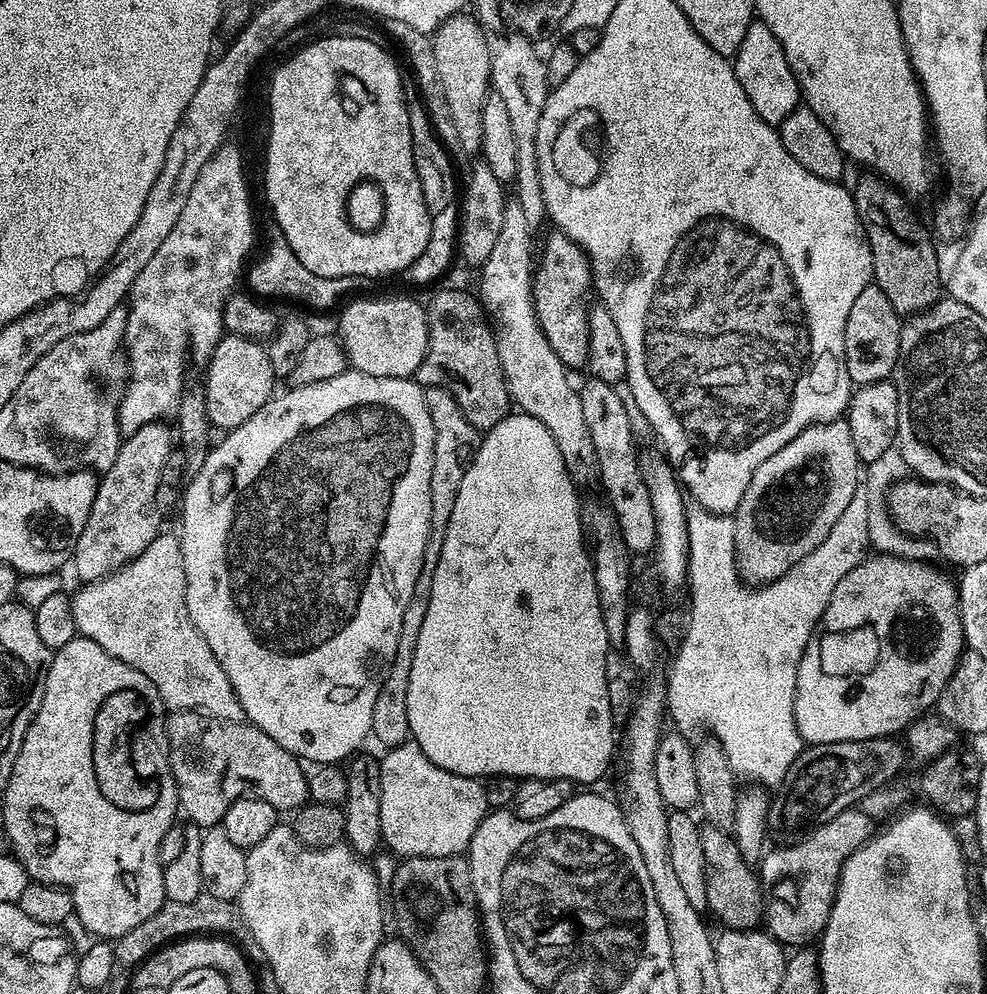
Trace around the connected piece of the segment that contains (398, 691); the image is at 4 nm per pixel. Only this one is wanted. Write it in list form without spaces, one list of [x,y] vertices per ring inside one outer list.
[[[424,388],[424,397],[426,410],[430,410],[430,422],[434,422],[434,470],[430,472],[430,534],[422,558],[422,570],[418,574],[418,582],[414,582],[414,594],[410,594],[406,614],[402,614],[398,650],[394,654],[392,665],[384,674],[382,690],[378,690],[378,698],[374,702],[371,739],[384,744],[385,749],[397,748],[412,734],[410,714],[406,714],[406,690],[410,690],[410,666],[414,662],[414,646],[422,631],[422,621],[426,618],[426,606],[430,606],[434,569],[438,567],[438,558],[442,554],[442,542],[446,538],[446,526],[454,511],[454,502],[458,499],[458,489],[462,487],[462,474],[466,474],[468,463],[476,457],[482,439],[480,429],[470,423],[466,414],[462,414],[462,406],[454,402],[454,398],[445,388]]]

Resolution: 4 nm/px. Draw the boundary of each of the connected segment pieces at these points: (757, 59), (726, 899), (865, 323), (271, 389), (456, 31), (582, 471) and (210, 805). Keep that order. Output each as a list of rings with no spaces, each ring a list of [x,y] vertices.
[[[753,19],[750,30],[746,30],[742,37],[742,46],[738,46],[732,69],[742,90],[746,90],[746,98],[750,98],[750,106],[758,110],[758,118],[767,124],[778,126],[795,108],[801,107],[800,87],[790,70],[790,62],[786,62],[782,42],[774,38],[770,26],[763,24],[760,19]]]
[[[701,827],[702,854],[706,858],[706,902],[708,912],[716,915],[728,930],[752,930],[764,918],[764,894],[760,890],[760,878],[757,869],[742,858],[735,839],[725,829]]]
[[[875,282],[867,284],[854,298],[854,306],[850,306],[850,314],[846,314],[846,330],[844,331],[844,357],[846,358],[846,374],[853,385],[859,386],[887,380],[895,373],[896,363],[900,357],[900,329],[902,317],[890,306],[890,298],[882,294]]]
[[[225,334],[216,343],[216,349],[206,361],[208,377],[202,380],[202,387],[206,394],[206,414],[213,429],[231,430],[242,426],[246,418],[258,414],[267,400],[271,400],[277,391],[278,377],[274,374],[274,366],[270,366],[267,347],[259,340],[251,340],[245,336]]]
[[[457,14],[444,20],[431,39],[437,77],[445,91],[464,156],[470,158],[477,155],[482,146],[482,106],[486,106],[492,86],[492,45],[475,15],[464,15]]]
[[[515,198],[509,199],[502,214],[502,230],[498,230],[498,242],[494,242],[494,250],[490,250],[490,258],[479,269],[480,292],[479,299],[486,309],[487,315],[494,321],[494,339],[500,353],[500,365],[504,371],[504,381],[508,384],[508,394],[512,403],[519,411],[528,416],[538,418],[550,434],[554,434],[554,442],[558,442],[558,450],[562,450],[566,470],[576,481],[584,486],[588,479],[595,477],[598,472],[594,438],[590,438],[590,430],[586,428],[586,418],[582,418],[582,402],[580,393],[568,381],[569,369],[564,367],[554,354],[546,334],[540,329],[536,317],[536,304],[532,301],[532,278],[534,275],[534,248],[532,252],[532,236],[534,229],[526,223],[526,213]]]
[[[173,711],[166,720],[166,735],[168,761],[180,799],[179,811],[183,815],[185,812],[192,819],[189,821],[201,830],[217,827],[223,821],[226,810],[230,810],[230,806],[242,798],[258,798],[262,802],[270,802],[270,806],[274,806],[280,814],[295,813],[309,803],[309,773],[304,772],[305,765],[294,754],[290,754],[290,750],[278,746],[270,734],[261,728],[255,728],[253,724],[219,720],[204,712]]]

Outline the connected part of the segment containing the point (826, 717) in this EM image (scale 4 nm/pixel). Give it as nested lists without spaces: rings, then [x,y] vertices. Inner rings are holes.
[[[872,554],[858,566],[854,566],[854,570],[850,570],[850,574],[846,574],[846,578],[842,578],[842,582],[838,582],[838,586],[834,586],[834,594],[830,598],[822,618],[816,623],[816,629],[812,631],[812,637],[802,654],[802,662],[798,666],[794,718],[800,739],[805,745],[833,744],[847,740],[879,740],[891,737],[893,734],[903,733],[908,725],[921,719],[935,705],[946,682],[950,682],[950,674],[954,674],[954,666],[958,662],[961,652],[966,648],[962,618],[959,614],[957,585],[953,581],[951,584],[938,569],[931,568],[928,564],[919,564],[918,561],[919,559],[916,558]]]

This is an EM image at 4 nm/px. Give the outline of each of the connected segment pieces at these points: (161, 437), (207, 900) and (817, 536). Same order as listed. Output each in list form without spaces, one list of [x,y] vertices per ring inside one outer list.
[[[167,423],[147,424],[123,437],[114,466],[99,477],[90,518],[82,526],[82,538],[70,561],[76,567],[77,581],[100,580],[130,563],[154,537],[161,535],[162,513],[156,505],[162,470],[174,450],[174,432]]]
[[[202,894],[198,898],[194,898],[194,902],[174,902],[173,900],[165,902],[158,911],[150,914],[150,918],[146,918],[146,922],[138,922],[138,926],[134,926],[134,930],[118,937],[114,944],[117,969],[135,969],[147,956],[151,956],[164,945],[197,934],[223,934],[235,941],[241,949],[246,950],[247,955],[253,961],[263,961],[262,946],[258,946],[258,942],[254,942],[246,922],[240,917],[239,907],[231,900],[219,900],[213,896]]]
[[[847,419],[827,420],[825,424],[812,424],[802,434],[778,454],[770,454],[758,470],[754,470],[754,478],[750,478],[750,486],[746,486],[746,494],[742,494],[742,502],[738,502],[732,516],[734,522],[734,546],[736,547],[736,571],[741,580],[749,586],[759,586],[782,578],[786,570],[798,566],[814,546],[822,543],[822,538],[830,534],[834,522],[846,511],[850,498],[862,484],[862,462],[856,453],[854,442],[850,438],[850,426]]]

